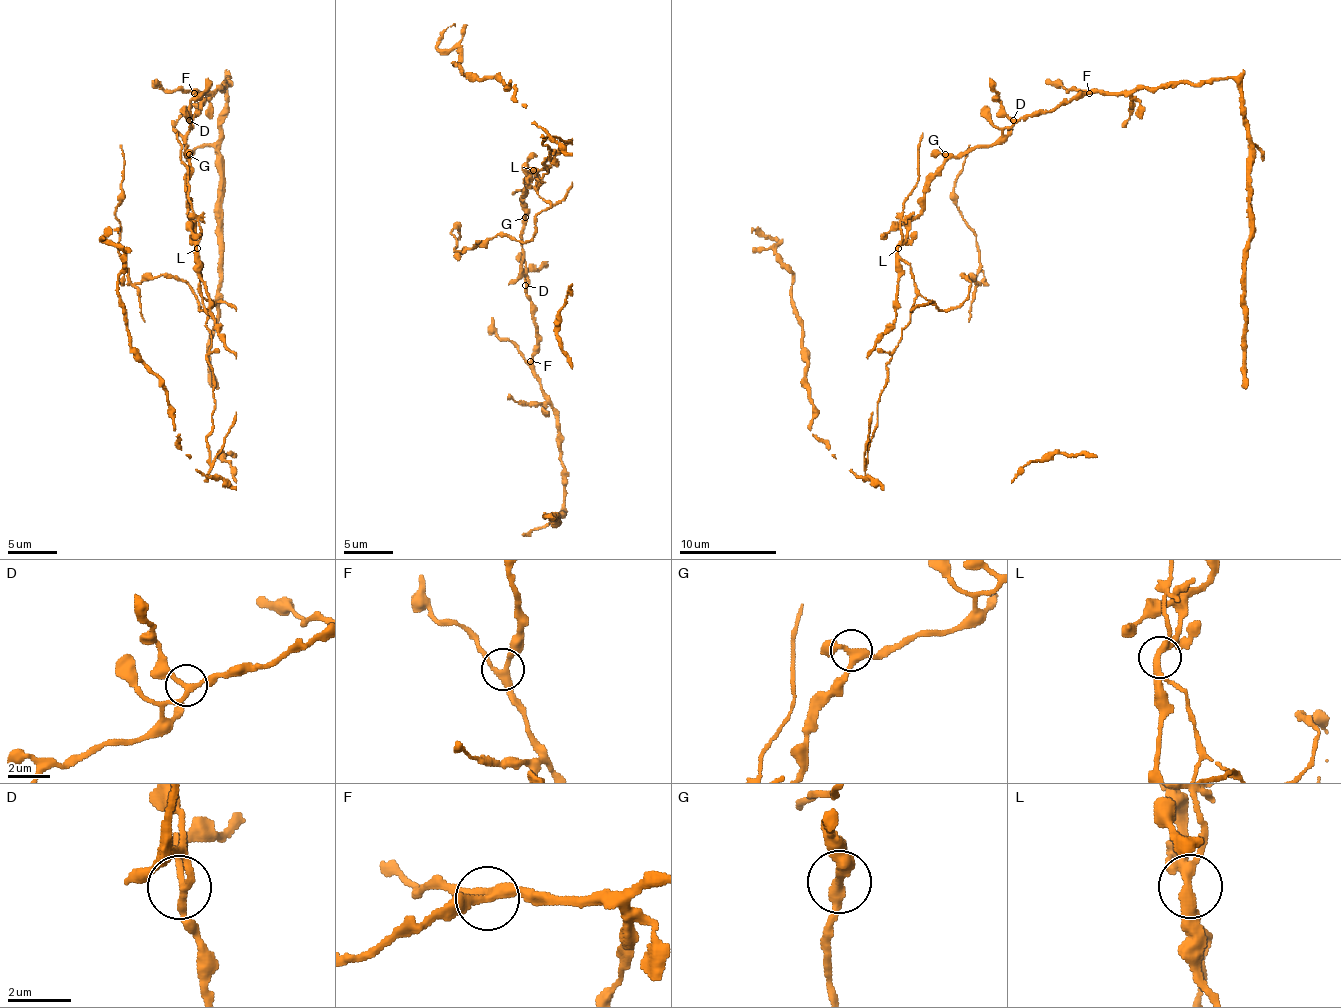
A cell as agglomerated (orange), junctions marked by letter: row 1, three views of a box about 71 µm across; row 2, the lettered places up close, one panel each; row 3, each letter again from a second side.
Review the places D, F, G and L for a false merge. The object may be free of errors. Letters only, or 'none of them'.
L

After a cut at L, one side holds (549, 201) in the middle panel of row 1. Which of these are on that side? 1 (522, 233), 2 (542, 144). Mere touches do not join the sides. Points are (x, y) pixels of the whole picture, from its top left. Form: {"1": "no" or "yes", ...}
{"1": "no", "2": "yes"}

